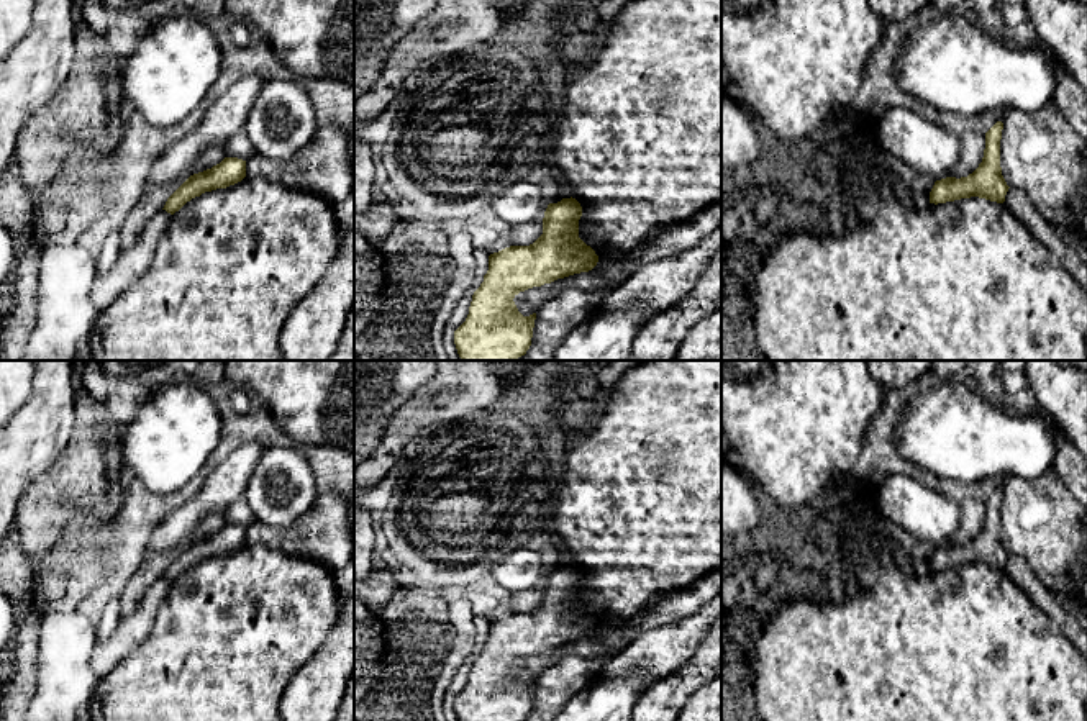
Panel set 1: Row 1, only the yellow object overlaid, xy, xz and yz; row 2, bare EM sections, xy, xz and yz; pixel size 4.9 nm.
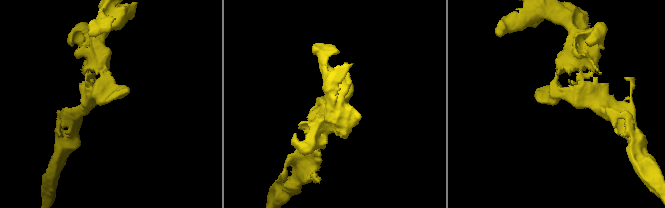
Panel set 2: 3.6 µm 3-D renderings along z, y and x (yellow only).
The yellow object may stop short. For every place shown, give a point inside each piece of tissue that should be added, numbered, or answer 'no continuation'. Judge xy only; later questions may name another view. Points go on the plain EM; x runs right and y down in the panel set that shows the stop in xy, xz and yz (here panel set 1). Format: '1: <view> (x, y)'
no continuation

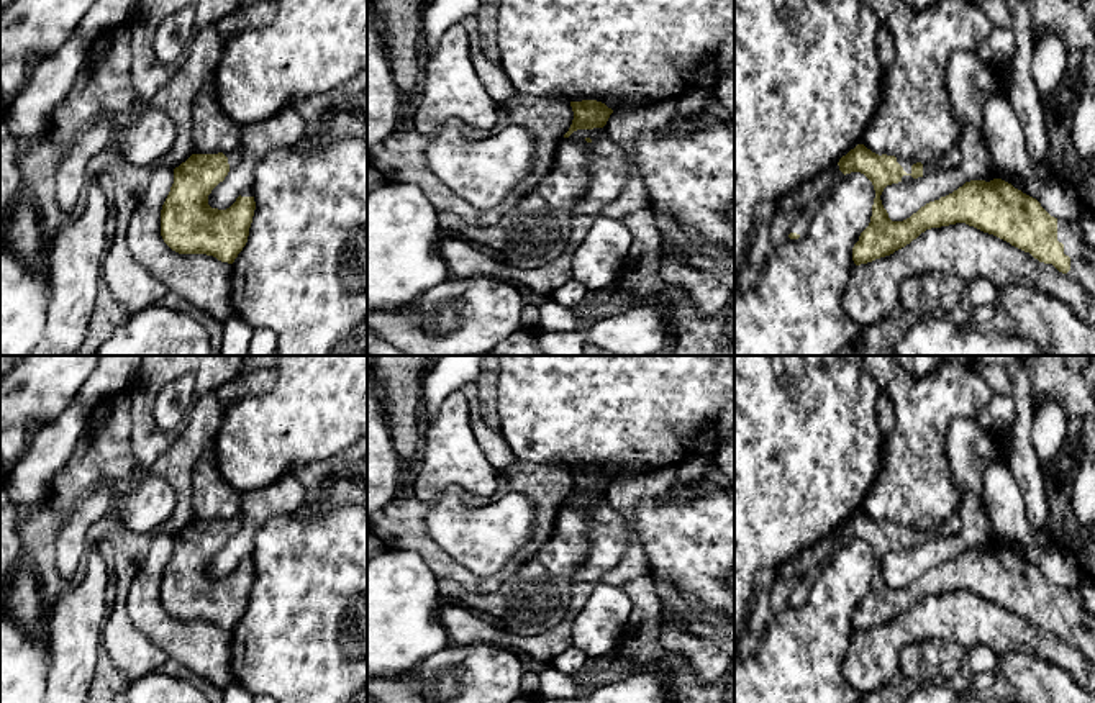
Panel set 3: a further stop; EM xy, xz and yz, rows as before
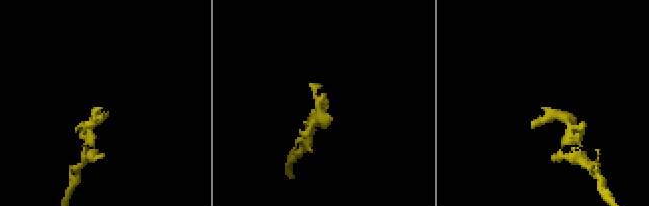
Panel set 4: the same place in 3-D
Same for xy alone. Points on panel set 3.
1: xy (235, 523)

